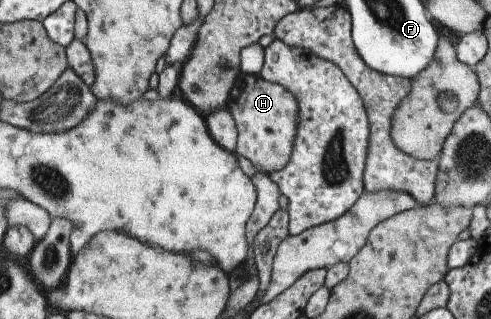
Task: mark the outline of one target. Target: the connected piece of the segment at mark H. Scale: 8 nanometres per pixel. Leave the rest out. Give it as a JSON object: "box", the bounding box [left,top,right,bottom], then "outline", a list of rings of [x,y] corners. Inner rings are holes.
{"box":[226,76,298,173],"outline":[[[241,76],[245,87],[239,90],[237,98],[229,99],[226,104],[238,130],[234,153],[245,156],[261,173],[281,170],[292,153],[298,123],[297,99],[283,85],[260,76]]]}

